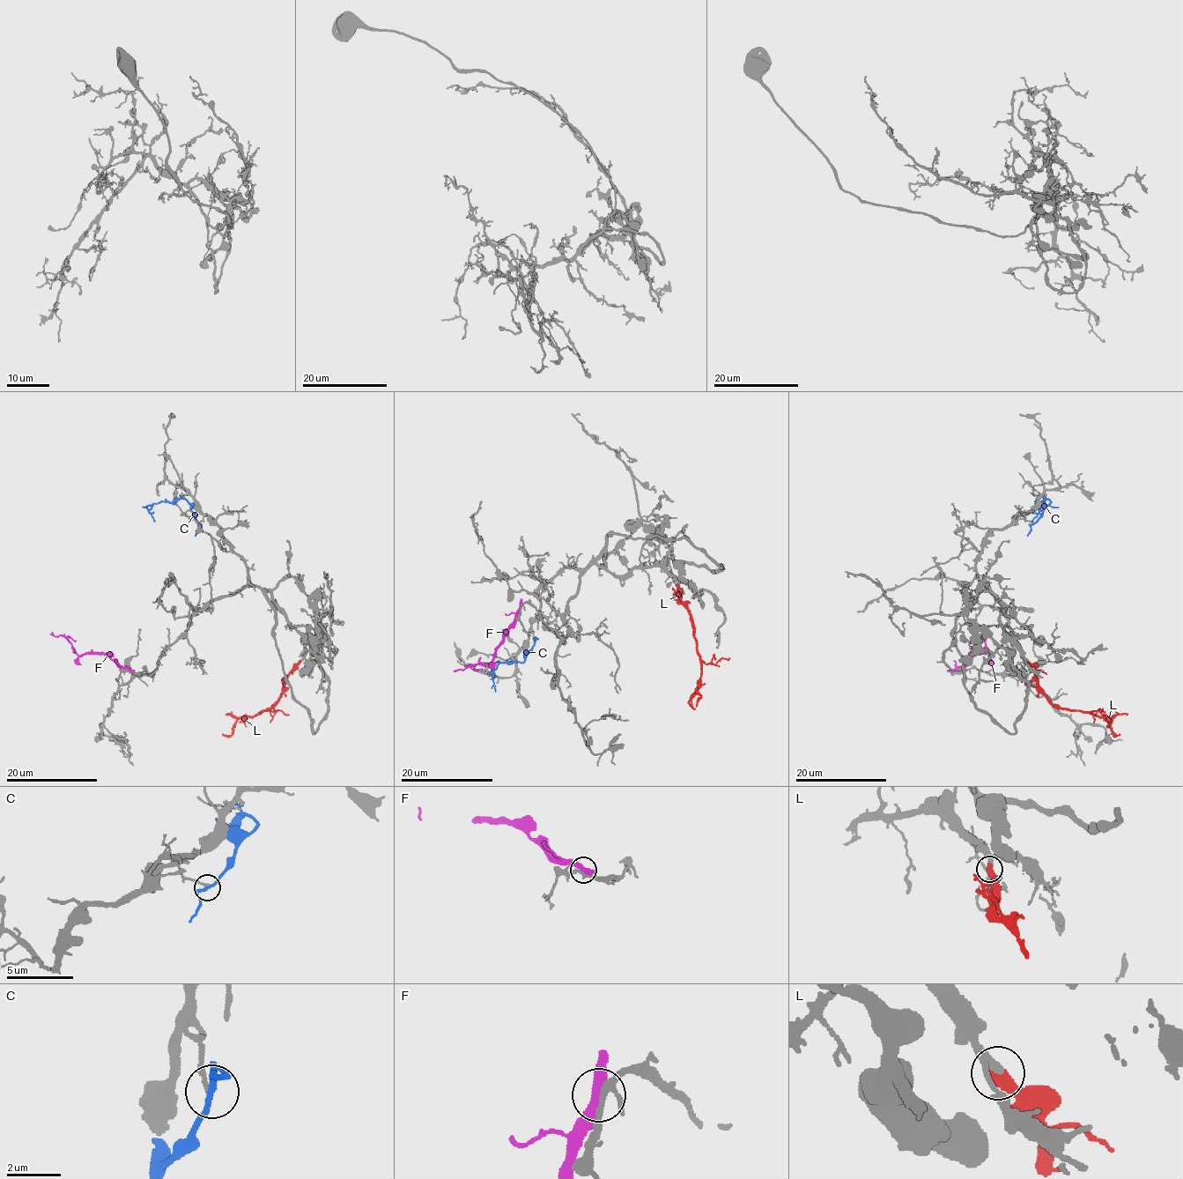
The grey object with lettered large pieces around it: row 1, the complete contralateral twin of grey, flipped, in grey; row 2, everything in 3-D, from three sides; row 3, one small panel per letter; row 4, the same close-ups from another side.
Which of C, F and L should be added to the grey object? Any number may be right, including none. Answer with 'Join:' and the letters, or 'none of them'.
Join: L

